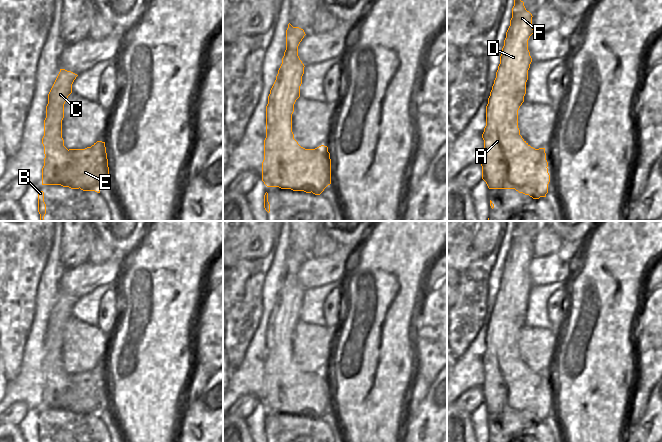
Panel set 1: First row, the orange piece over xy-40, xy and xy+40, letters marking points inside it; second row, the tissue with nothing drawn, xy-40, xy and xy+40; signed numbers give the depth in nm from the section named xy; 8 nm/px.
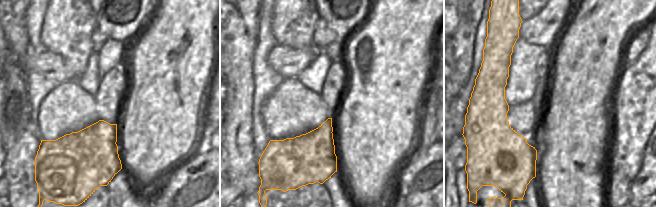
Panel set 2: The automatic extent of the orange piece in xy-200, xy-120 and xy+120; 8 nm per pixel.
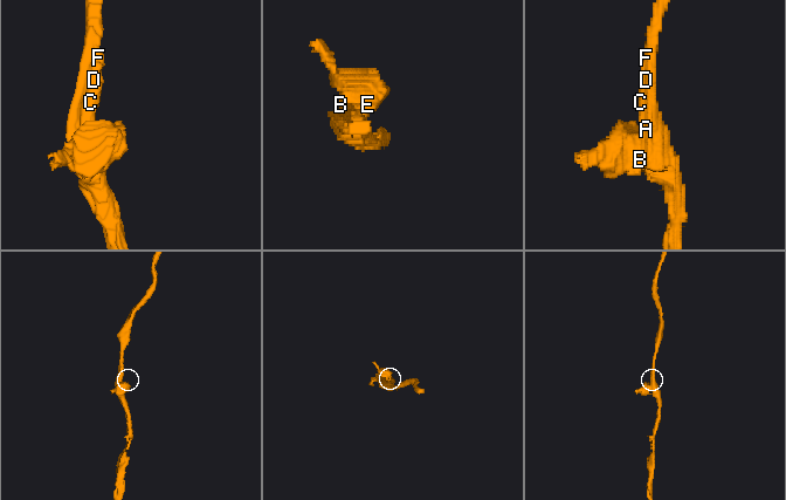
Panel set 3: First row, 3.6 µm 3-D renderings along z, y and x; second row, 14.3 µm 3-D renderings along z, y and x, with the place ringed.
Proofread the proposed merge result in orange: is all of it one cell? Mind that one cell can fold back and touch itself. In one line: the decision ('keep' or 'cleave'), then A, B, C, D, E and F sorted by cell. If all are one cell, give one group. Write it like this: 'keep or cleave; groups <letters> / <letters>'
cleave; groups A C D F / B E

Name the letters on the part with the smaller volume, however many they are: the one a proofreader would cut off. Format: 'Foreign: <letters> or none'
Foreign: B, E

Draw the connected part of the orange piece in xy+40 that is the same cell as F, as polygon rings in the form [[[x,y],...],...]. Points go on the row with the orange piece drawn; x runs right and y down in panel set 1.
[[[514,0],[512,18],[506,32],[500,64],[486,106],[486,126],[482,134],[484,158],[480,164],[482,179],[489,189],[515,189],[533,199],[539,199],[542,196],[530,186],[546,174],[548,167],[546,157],[537,158],[523,155],[521,151],[517,150],[518,146],[514,142],[520,135],[518,110],[524,102],[528,70],[532,62],[528,50],[528,40],[534,33],[532,17],[532,14],[526,10],[523,1]]]

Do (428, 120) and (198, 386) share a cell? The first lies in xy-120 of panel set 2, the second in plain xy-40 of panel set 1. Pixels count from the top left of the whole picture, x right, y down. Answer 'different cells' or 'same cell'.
same cell

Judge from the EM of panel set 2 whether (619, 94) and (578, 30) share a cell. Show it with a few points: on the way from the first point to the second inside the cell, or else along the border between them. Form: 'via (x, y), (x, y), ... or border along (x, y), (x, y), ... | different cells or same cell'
border along (621, 67), (611, 93) | different cells

